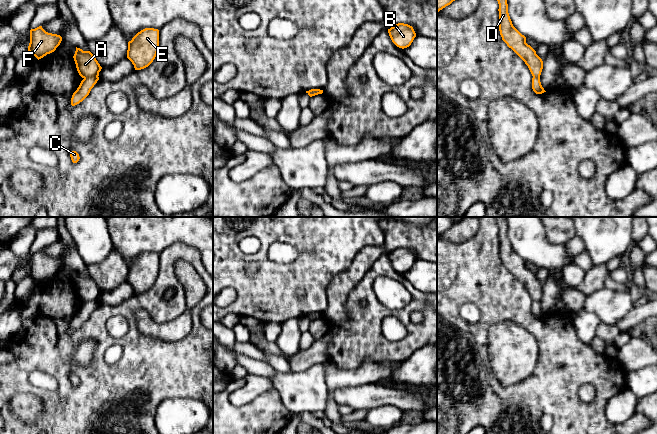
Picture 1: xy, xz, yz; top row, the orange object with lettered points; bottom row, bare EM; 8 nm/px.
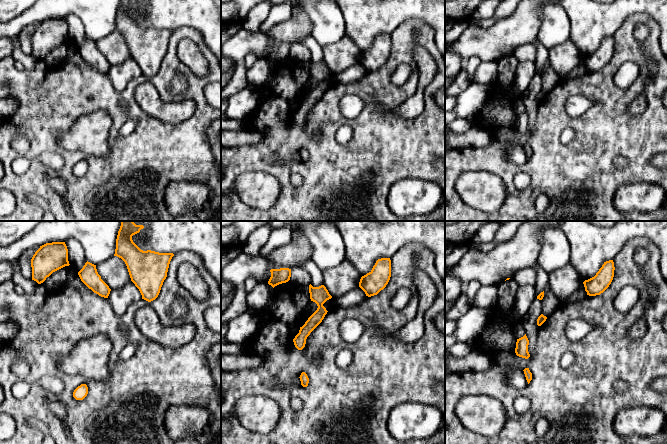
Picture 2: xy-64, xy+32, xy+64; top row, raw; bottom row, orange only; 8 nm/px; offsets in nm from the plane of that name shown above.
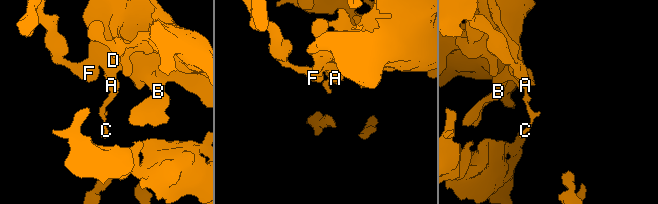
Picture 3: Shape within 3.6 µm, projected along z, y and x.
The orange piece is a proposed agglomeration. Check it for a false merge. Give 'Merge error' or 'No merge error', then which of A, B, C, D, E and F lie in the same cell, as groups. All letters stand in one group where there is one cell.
Merge error. Groups: A B D E F / C

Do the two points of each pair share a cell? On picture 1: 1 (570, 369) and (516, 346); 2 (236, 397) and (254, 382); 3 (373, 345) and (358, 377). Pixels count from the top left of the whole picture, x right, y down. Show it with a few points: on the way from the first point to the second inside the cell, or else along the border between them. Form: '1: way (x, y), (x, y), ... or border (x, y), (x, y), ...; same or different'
1: border (530, 333), (537, 343), (538, 360), (527, 376); different
2: way (240, 396), (250, 386); same
3: border (377, 362), (365, 360), (355, 368), (344, 369); different

